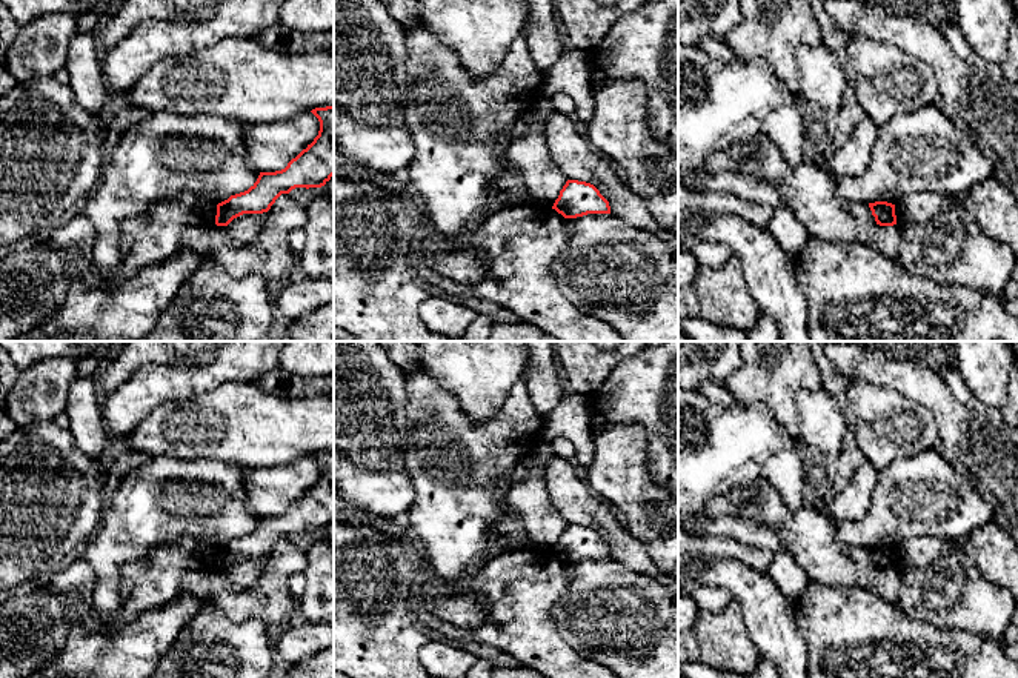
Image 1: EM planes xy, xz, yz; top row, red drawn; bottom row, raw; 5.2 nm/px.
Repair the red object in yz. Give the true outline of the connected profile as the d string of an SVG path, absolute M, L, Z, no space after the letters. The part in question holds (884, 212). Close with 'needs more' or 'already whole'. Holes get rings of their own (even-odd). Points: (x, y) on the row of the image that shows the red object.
M887 201L869 203L872 215L875 217L877 224L880 226L893 226L897 224L895 204Z | already whole

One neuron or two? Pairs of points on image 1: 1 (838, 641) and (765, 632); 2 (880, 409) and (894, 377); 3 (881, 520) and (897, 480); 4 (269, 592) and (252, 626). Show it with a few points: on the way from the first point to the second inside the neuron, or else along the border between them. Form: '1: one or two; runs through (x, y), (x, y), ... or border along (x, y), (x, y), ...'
1: two; border along (794, 603), (794, 620), (803, 638), (808, 661)
2: two; border along (854, 380), (894, 386), (920, 405)
3: one; runs through (891, 511), (892, 489)
4: two; border along (220, 609), (234, 621), (259, 618), (266, 628)

